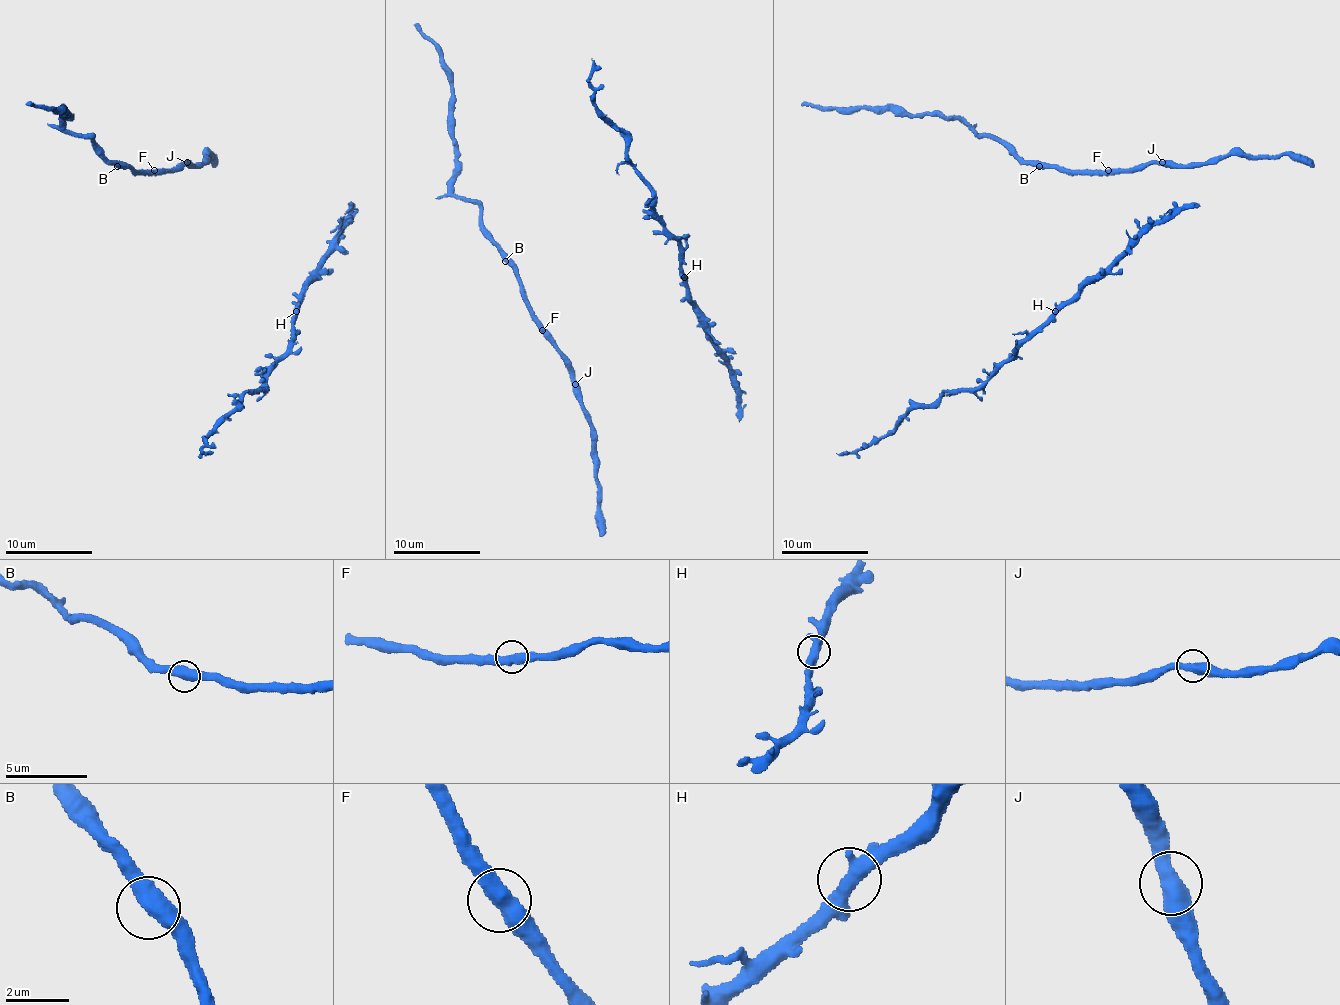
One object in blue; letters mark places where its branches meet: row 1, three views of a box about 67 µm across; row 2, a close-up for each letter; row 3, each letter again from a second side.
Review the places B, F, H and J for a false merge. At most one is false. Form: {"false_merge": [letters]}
{"false_merge": []}

